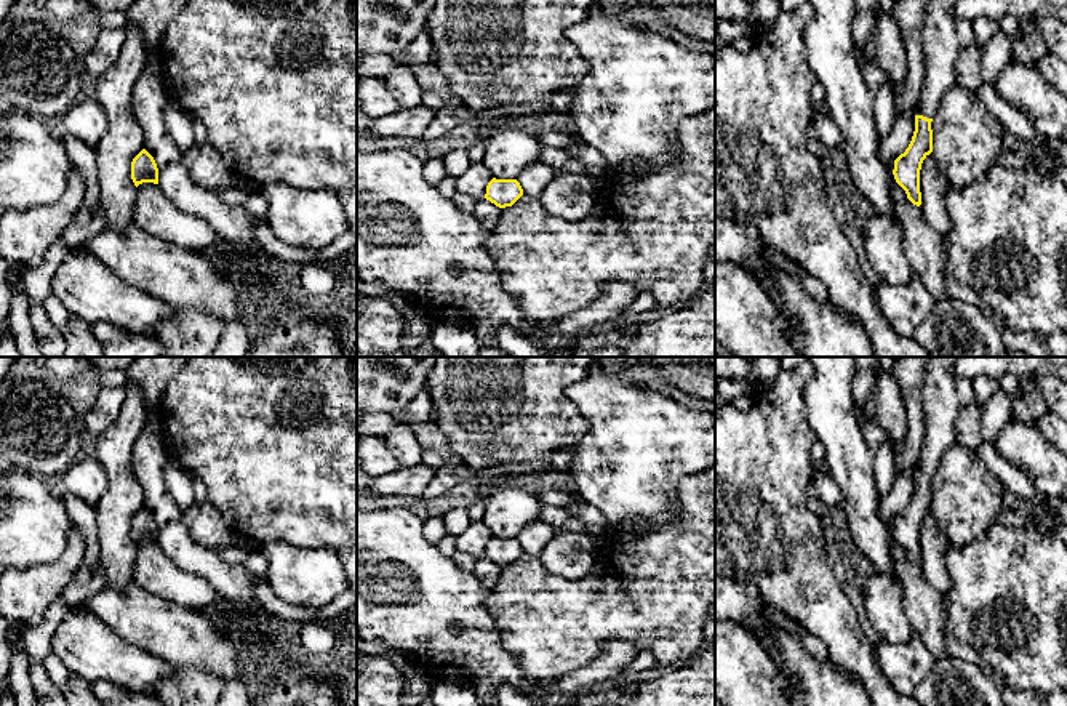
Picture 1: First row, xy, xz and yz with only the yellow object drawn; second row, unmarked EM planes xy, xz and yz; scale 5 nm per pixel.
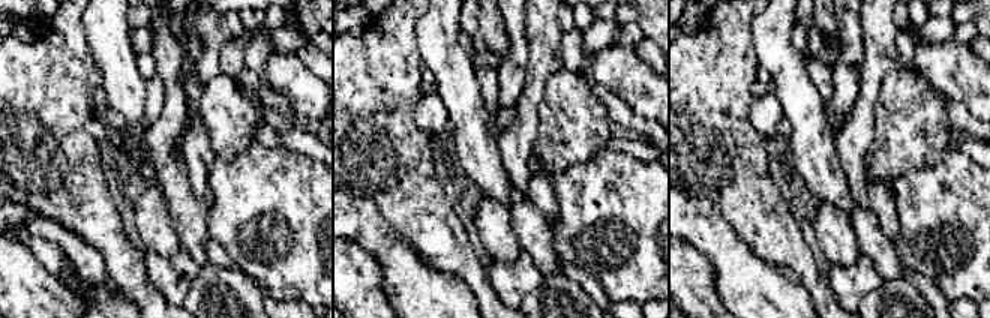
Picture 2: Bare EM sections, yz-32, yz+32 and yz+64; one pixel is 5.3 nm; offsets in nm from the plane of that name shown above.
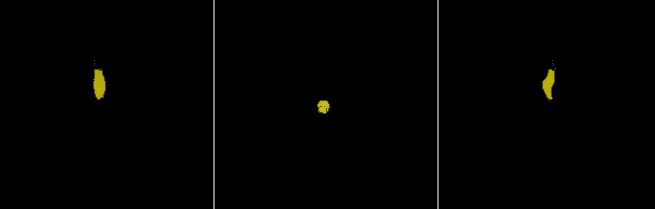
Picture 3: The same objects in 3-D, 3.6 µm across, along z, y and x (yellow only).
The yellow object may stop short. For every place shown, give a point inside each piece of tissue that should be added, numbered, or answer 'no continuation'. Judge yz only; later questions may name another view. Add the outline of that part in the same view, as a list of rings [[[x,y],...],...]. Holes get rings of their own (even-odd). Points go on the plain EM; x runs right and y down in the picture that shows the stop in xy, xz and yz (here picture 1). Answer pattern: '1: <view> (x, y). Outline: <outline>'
1: yz (941, 405). Outline: [[[929,357],[928,360],[921,387],[925,440],[915,474],[934,477],[944,451],[955,445],[955,421],[961,408],[955,391],[955,359]]]

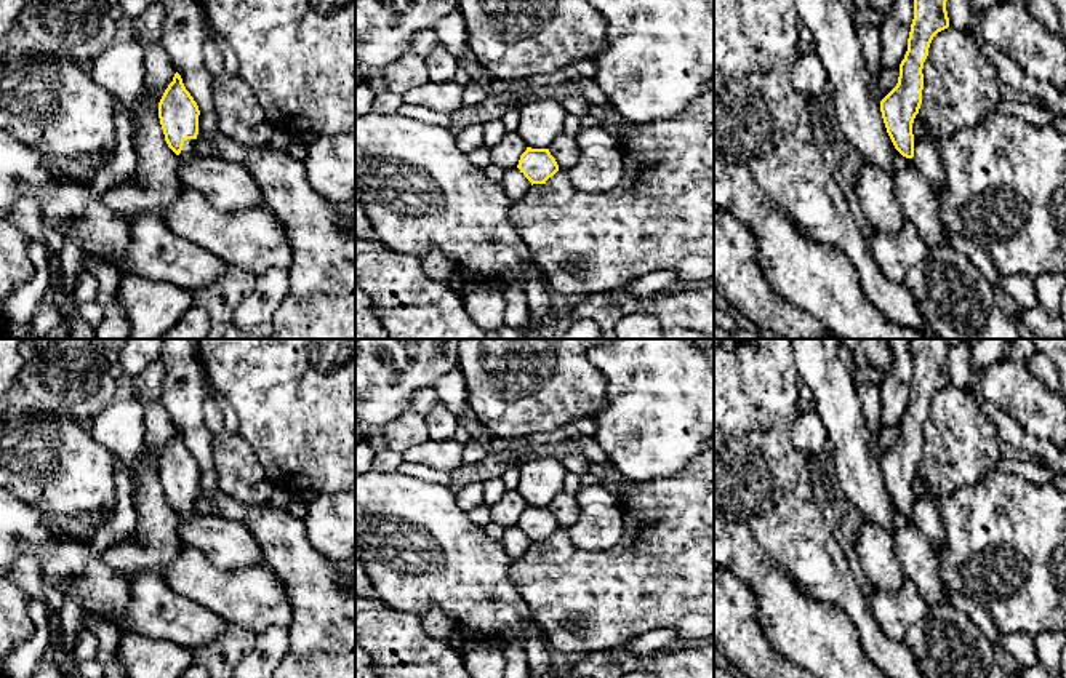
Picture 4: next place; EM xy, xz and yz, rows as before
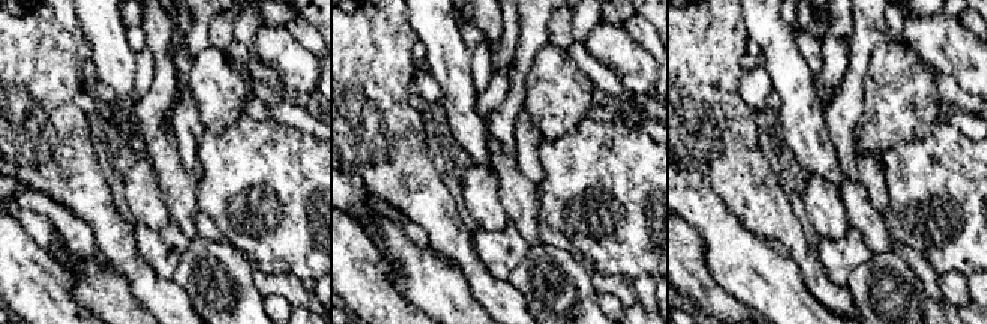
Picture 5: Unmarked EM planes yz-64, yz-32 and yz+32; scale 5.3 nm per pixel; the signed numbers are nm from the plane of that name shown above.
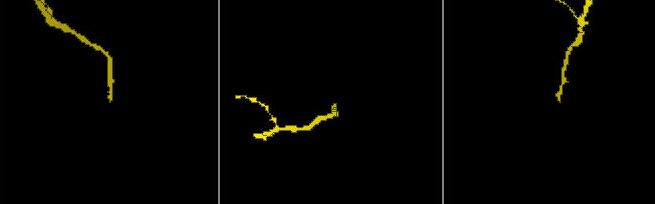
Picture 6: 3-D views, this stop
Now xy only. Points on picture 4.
1: xy (188, 512). Outline: [[[195,497],[184,499],[182,508],[176,515],[179,521],[192,521],[195,518]]]

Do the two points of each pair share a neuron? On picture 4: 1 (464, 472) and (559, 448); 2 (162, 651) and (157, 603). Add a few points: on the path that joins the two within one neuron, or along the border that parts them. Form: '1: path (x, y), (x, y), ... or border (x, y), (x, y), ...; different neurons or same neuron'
1: path (488, 467), (520, 450), (535, 448); same neuron
2: border (125, 627), (173, 640), (191, 651); different neurons

